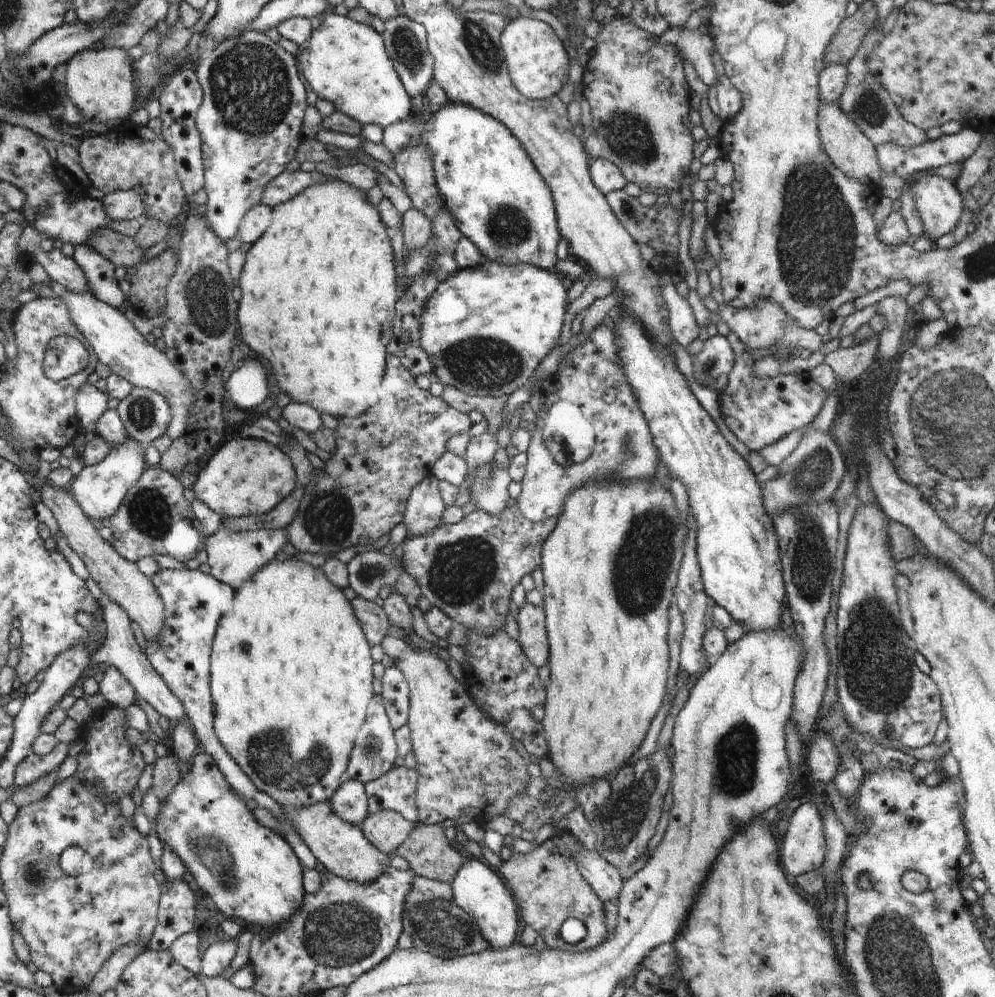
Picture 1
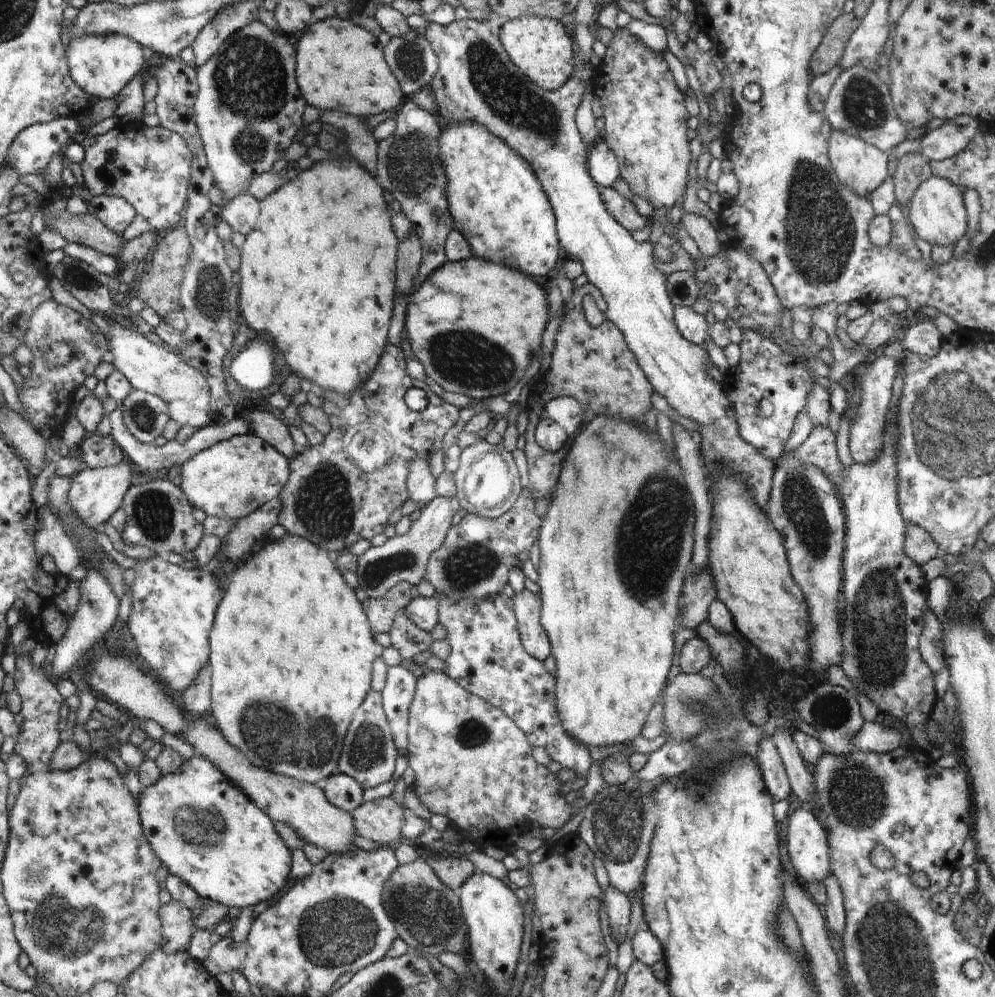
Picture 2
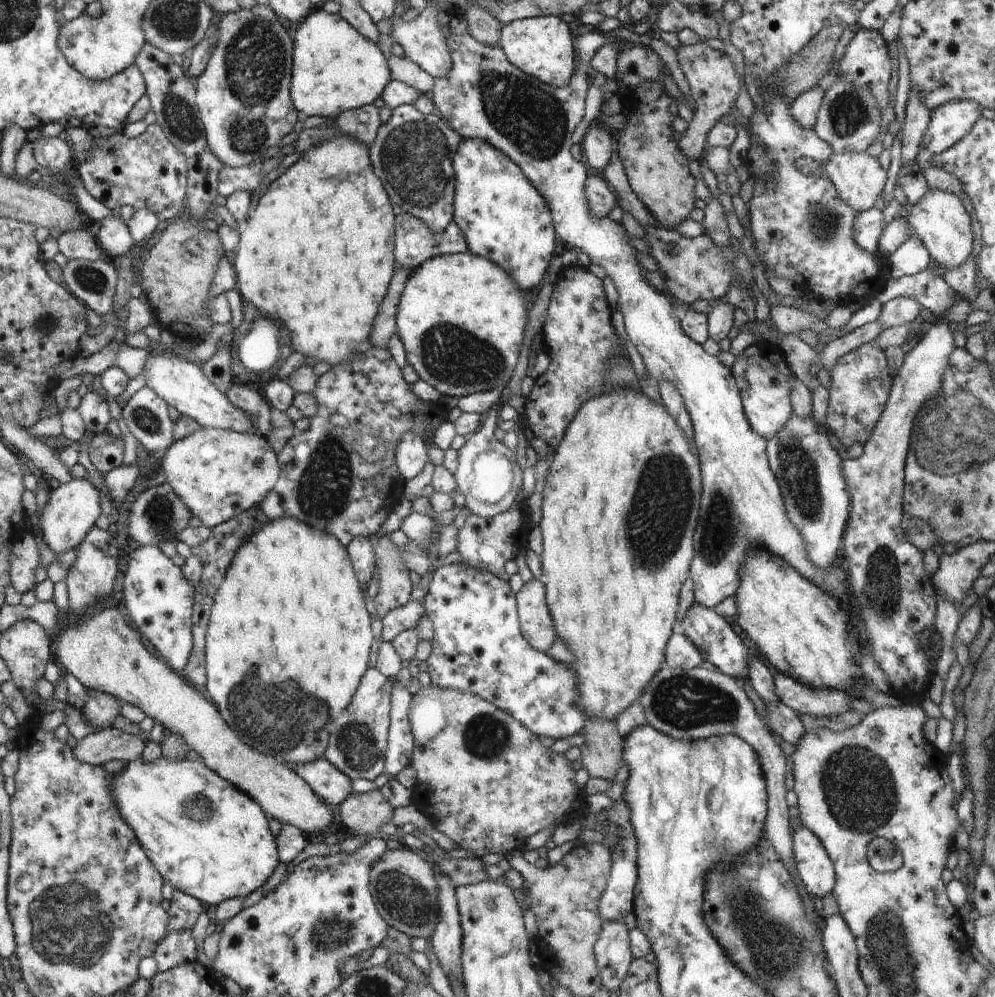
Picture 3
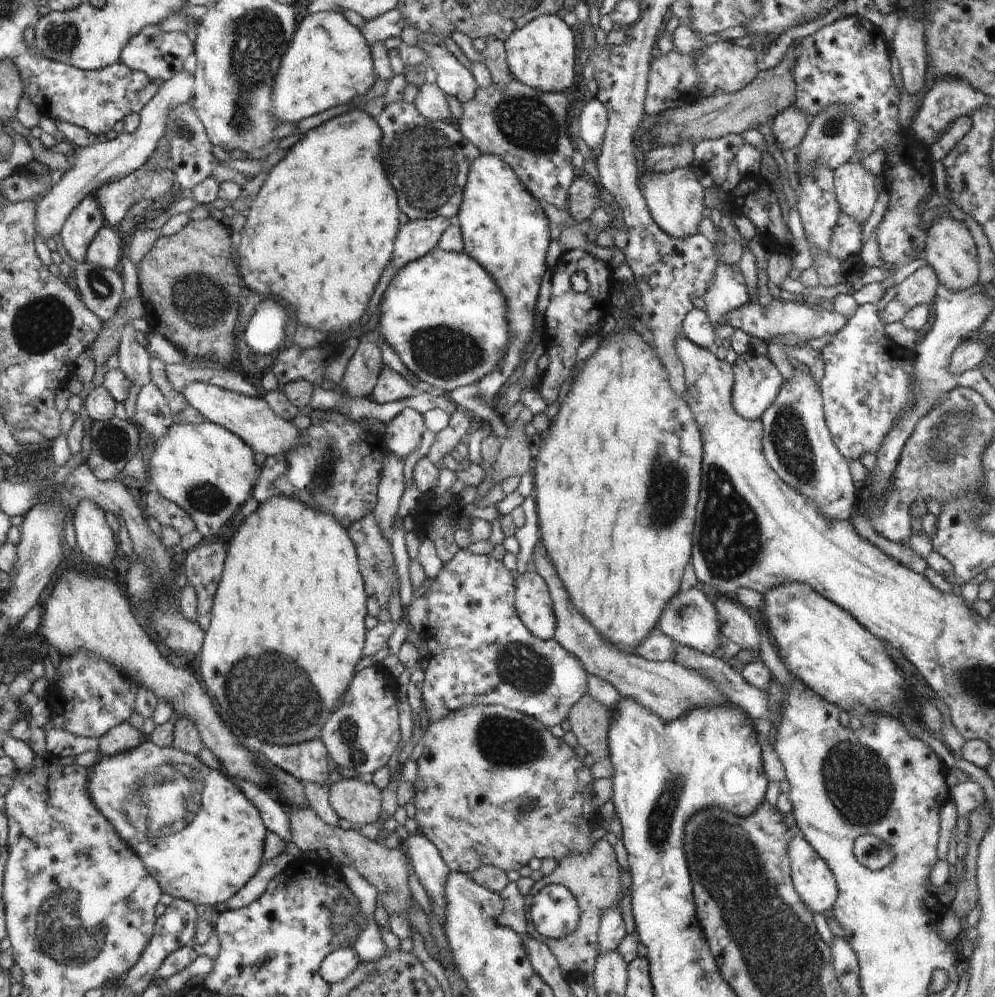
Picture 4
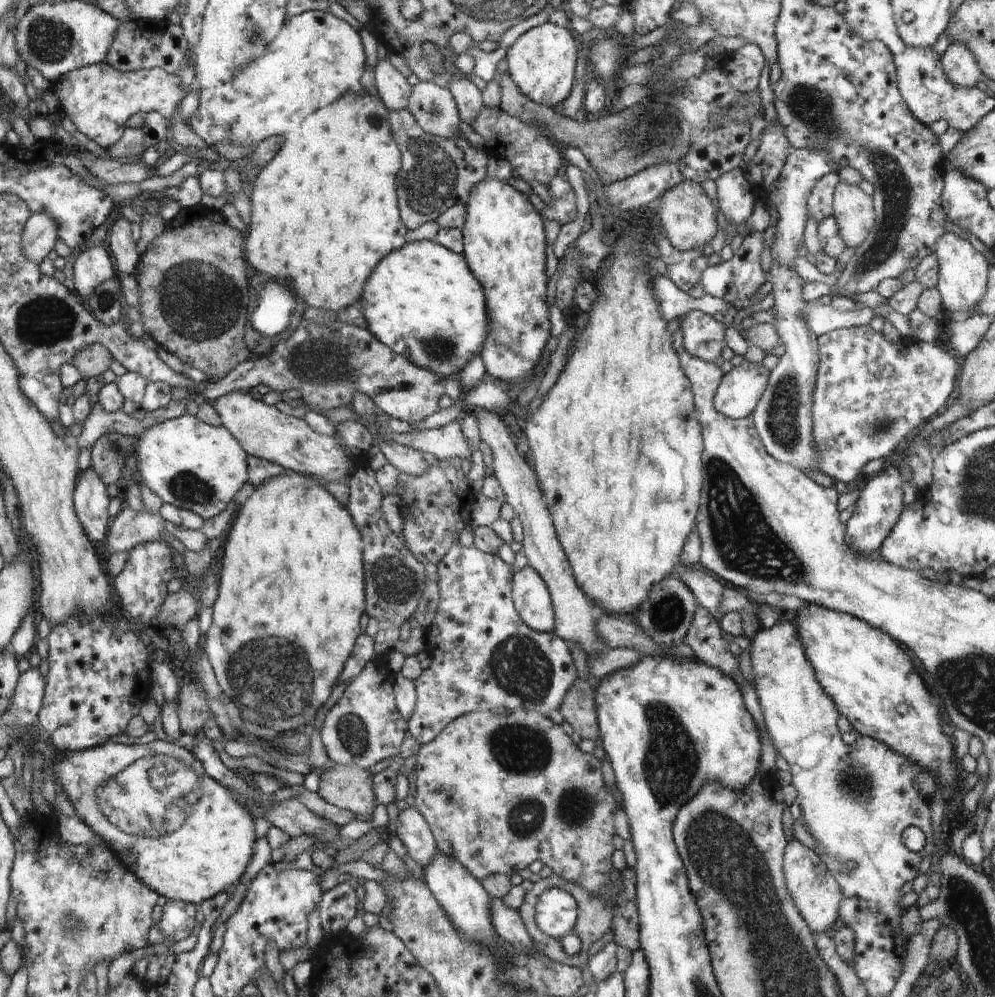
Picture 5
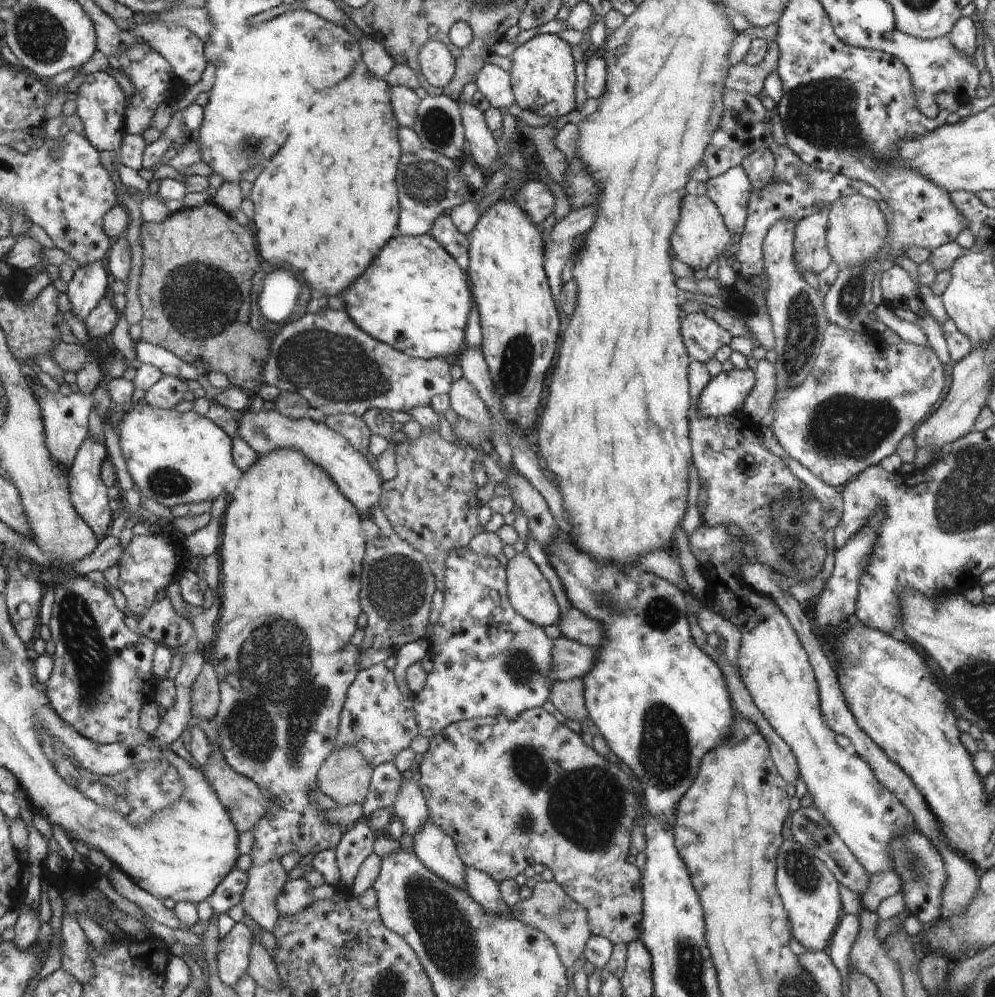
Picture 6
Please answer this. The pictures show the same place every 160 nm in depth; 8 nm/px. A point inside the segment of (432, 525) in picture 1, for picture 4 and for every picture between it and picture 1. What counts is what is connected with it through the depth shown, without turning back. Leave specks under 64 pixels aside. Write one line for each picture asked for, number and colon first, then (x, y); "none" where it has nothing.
2: (420, 483)
3: (411, 455)
4: (404, 432)

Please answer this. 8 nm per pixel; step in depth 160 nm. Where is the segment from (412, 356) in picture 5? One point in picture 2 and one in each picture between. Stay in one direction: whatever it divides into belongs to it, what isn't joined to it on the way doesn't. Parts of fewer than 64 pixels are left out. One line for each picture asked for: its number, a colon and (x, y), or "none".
2: (473, 324)
3: (461, 318)
4: (445, 317)

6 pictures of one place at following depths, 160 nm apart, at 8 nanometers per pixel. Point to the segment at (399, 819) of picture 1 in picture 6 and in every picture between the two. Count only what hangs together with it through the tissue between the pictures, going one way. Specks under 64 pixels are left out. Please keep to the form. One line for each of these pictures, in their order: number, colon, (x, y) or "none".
2: (381, 820)
3: (363, 813)
4: (355, 800)
5: (346, 786)
6: (344, 776)

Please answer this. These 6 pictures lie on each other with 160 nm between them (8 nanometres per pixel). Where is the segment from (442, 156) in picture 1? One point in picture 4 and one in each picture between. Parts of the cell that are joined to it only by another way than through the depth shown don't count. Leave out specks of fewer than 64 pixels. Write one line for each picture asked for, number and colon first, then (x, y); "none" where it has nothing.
2: (498, 204)
3: (504, 219)
4: (503, 227)

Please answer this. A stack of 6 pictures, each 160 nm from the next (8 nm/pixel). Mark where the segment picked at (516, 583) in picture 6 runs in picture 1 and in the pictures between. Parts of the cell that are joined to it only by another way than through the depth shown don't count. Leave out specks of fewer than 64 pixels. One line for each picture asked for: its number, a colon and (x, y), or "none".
1: (533, 639)
2: (527, 606)
3: (536, 624)
4: (533, 602)
5: (531, 598)

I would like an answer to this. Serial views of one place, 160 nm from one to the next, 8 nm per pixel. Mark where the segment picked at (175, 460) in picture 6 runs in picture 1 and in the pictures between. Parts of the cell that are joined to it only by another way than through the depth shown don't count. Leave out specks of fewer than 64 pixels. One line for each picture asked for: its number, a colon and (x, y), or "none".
1: (247, 476)
2: (234, 477)
3: (217, 473)
4: (208, 471)
5: (190, 464)

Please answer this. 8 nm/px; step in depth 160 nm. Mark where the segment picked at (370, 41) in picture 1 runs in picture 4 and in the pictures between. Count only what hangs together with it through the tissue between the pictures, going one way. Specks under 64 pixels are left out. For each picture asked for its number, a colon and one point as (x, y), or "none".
2: (340, 66)
3: (336, 69)
4: (328, 62)

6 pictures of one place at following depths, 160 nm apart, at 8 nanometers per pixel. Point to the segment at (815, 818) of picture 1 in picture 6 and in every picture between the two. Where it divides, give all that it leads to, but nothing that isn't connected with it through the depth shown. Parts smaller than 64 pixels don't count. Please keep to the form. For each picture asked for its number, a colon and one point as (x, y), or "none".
2: (806, 841)
3: (815, 869)
4: (813, 880)
5: (816, 894)
6: (809, 893)

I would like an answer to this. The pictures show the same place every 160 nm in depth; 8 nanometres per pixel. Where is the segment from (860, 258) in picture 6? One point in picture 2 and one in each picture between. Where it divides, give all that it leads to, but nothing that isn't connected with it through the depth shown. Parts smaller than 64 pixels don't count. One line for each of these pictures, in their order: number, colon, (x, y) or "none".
2: (861, 167)
3: (859, 178)
4: (855, 193)
5: (853, 209)

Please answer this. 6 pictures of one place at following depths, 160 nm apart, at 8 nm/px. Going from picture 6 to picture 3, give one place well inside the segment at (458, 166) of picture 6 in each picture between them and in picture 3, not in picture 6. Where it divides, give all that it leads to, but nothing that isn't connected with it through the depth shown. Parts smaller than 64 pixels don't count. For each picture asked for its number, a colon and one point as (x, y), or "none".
3: (412, 153)
4: (428, 161)
5: (437, 173)

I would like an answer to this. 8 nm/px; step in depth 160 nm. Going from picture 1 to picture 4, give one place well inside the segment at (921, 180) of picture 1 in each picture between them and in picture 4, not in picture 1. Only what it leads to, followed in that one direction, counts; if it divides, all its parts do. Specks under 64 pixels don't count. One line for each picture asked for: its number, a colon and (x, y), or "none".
2: (937, 213)
3: (940, 220)
4: (950, 250)

